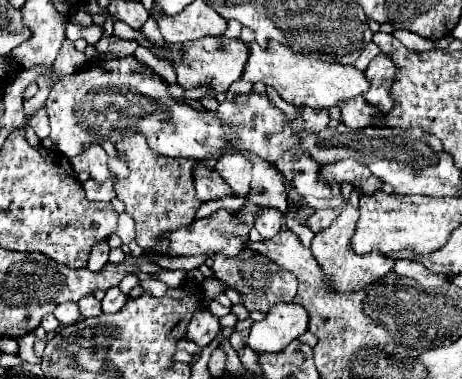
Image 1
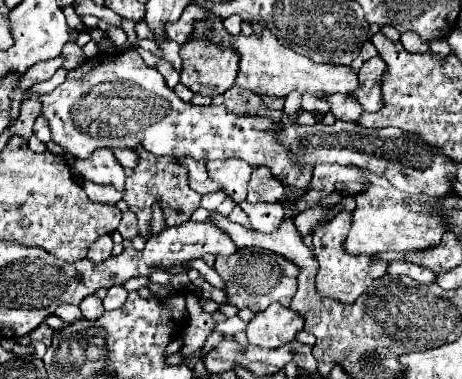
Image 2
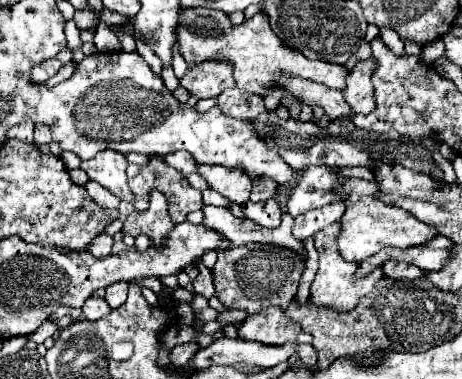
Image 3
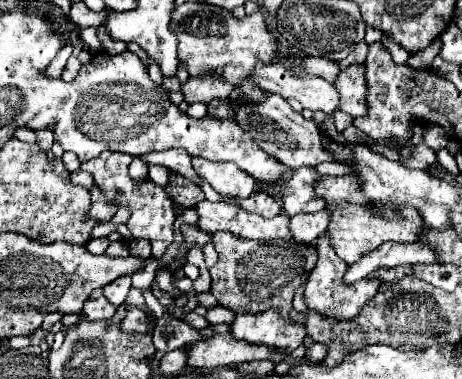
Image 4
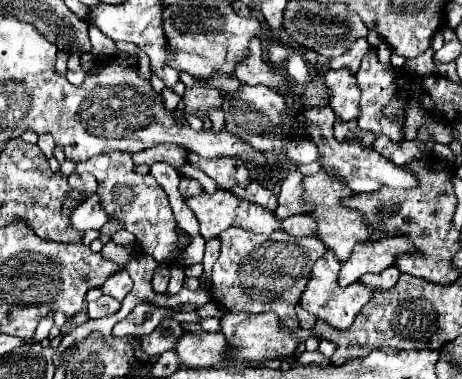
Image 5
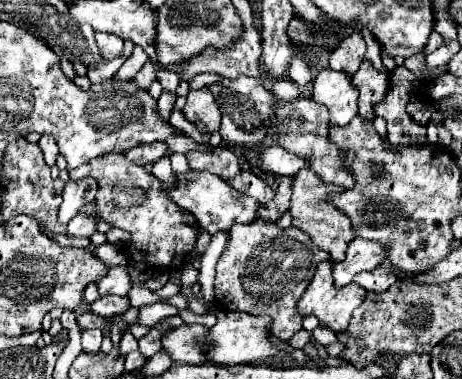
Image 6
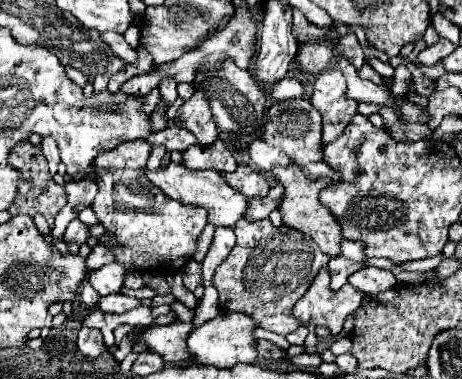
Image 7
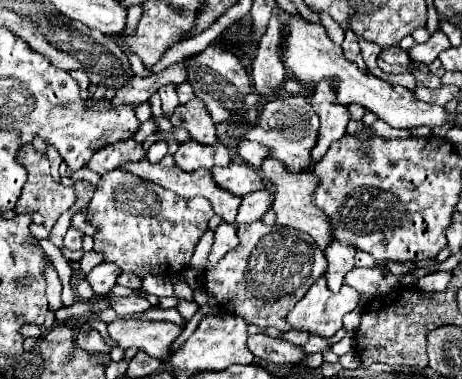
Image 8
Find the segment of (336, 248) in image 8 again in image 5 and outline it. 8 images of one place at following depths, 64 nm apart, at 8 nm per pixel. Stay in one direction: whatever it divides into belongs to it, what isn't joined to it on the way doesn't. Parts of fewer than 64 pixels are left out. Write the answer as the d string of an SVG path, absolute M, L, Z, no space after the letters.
M404 236L384 238L376 244L358 244L350 260L342 264L338 282L340 286L348 286L358 282L368 272L382 272L390 268L402 254L418 254L414 242Z

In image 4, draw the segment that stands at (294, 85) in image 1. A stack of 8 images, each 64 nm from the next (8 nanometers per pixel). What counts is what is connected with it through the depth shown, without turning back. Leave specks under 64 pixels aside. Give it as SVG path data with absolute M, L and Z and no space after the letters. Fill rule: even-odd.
M182 4L172 12L170 28L172 32L178 28L178 58L188 66L190 76L214 72L240 86L252 76L258 62L272 64L280 56L276 38L268 30L266 16L260 12L236 20L228 10L220 10L218 6ZM302 58L300 60L300 68L306 72L306 74L312 74L312 76L320 76L324 78L326 82L334 84L336 76L340 74L340 68L336 62L330 62L330 60L324 60L324 58Z

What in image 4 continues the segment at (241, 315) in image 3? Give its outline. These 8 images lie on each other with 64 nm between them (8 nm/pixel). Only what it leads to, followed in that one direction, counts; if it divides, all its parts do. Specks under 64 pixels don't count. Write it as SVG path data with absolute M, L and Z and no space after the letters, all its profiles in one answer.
M216 306L216 308L208 308L208 314L206 314L206 320L210 324L230 324L234 322L236 314L232 314L230 310L222 308L222 306Z

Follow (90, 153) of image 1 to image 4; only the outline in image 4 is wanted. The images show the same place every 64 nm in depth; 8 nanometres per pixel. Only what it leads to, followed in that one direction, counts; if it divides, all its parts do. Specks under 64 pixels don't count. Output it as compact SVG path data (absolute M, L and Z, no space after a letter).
M102 152L98 158L92 158L82 164L82 170L90 172L94 176L94 182L102 188L104 196L108 200L116 200L122 206L128 206L132 210L132 216L128 220L128 230L134 236L150 236L152 238L152 256L162 258L166 248L172 244L174 236L174 212L172 202L162 186L154 182L144 182L142 186L134 186L132 178L128 176L128 166L132 162L132 156L124 156L122 152Z

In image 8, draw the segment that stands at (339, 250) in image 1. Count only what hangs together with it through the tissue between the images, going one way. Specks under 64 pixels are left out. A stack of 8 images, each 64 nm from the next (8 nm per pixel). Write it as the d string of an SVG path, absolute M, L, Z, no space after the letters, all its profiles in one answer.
M320 276L306 296L288 312L288 322L294 330L304 330L318 336L334 336L342 328L342 316L358 306L360 294L342 286L338 294L328 292L326 278Z

